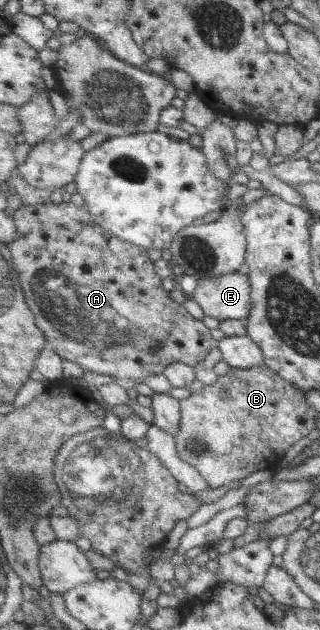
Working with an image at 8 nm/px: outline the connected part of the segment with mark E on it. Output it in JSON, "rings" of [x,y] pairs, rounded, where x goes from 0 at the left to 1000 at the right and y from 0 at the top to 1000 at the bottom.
{"rings":[[[750,432],[716,433],[706,438],[675,438],[628,444],[613,467],[597,471],[619,484],[631,486],[647,500],[659,500],[688,511],[713,506],[775,508],[788,497],[788,460],[791,449],[775,435]]]}

